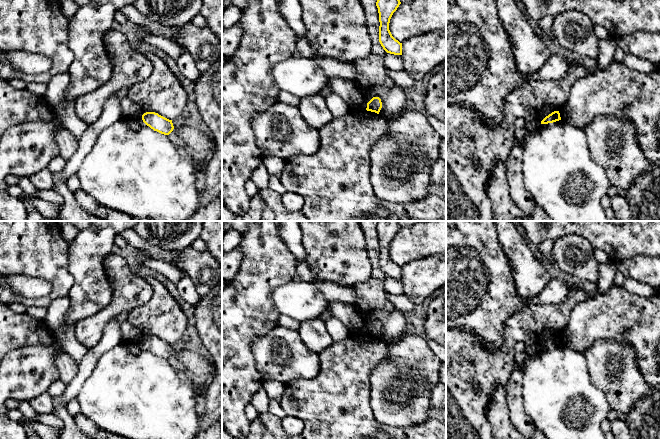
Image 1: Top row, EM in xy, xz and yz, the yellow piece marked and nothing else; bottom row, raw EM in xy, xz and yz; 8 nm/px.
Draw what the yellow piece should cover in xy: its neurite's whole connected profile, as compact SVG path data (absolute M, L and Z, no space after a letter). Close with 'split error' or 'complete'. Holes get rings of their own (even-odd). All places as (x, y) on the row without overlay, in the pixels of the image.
M155 336L144 337L142 339L142 344L151 353L164 359L169 359L174 353L172 344L169 344Z | complete

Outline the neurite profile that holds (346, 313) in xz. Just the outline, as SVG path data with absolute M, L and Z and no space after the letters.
M333 301L328 303L333 317L340 320L350 331L351 335L364 335L367 325L353 304Z

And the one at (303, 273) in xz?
M305 261L298 262L296 267L295 276L293 282L308 282L314 283L317 279L314 274L311 272L308 264Z

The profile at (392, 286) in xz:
M387 277L384 282L385 291L393 296L404 294L402 279L394 279Z

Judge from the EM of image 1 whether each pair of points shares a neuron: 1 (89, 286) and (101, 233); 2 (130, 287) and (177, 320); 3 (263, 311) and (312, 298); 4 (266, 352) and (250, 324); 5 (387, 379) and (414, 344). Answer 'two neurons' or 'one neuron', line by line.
1: one neuron
2: two neurons
3: two neurons
4: two neurons
5: one neuron

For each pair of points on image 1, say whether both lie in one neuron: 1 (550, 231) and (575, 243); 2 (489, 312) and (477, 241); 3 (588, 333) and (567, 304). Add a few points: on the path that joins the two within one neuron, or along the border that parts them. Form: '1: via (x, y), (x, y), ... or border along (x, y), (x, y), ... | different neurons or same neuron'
1: border along (585, 238), (579, 235), (565, 235), (555, 241) | different neurons
2: via (480, 294), (480, 280), (477, 277), (477, 259) | same neuron
3: border along (591, 297), (574, 306), (568, 323), (560, 331) | different neurons

